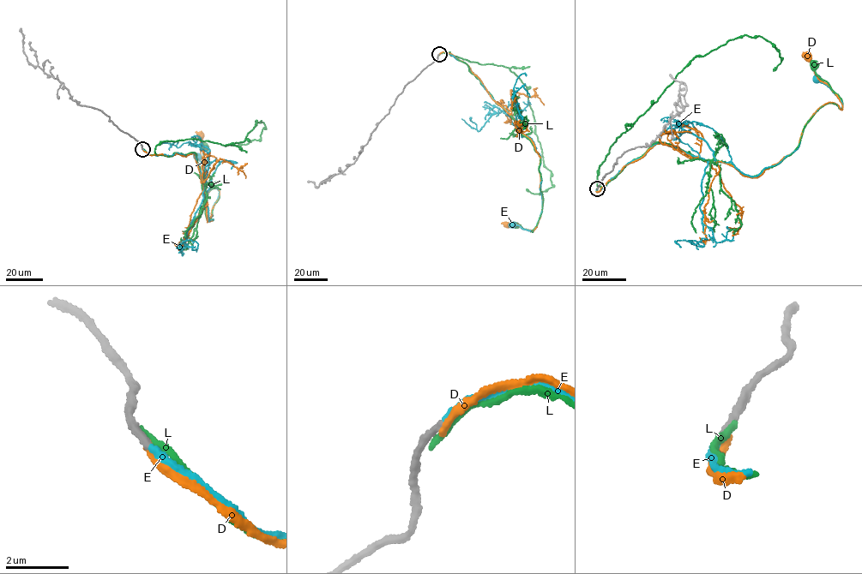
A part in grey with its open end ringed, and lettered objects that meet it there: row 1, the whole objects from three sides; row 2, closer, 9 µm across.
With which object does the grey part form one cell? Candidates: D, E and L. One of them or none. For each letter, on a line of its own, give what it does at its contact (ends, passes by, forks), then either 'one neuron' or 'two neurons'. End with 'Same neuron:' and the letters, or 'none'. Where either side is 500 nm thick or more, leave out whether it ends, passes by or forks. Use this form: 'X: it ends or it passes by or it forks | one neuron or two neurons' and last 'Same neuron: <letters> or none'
D: it ends | two neurons
E: it ends | one neuron
L: it ends | two neurons
Same neuron: E

